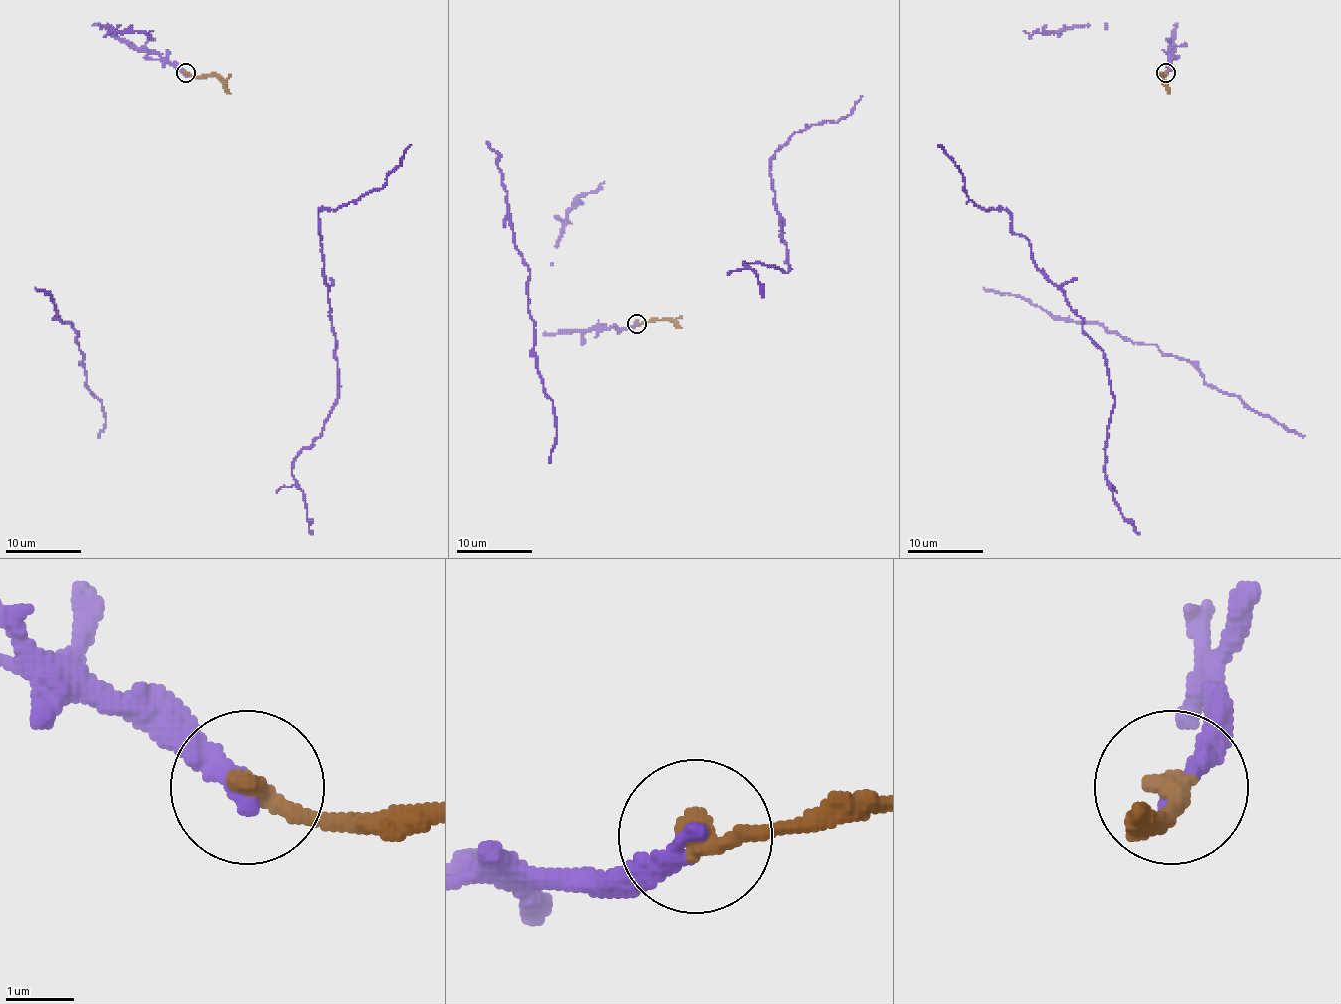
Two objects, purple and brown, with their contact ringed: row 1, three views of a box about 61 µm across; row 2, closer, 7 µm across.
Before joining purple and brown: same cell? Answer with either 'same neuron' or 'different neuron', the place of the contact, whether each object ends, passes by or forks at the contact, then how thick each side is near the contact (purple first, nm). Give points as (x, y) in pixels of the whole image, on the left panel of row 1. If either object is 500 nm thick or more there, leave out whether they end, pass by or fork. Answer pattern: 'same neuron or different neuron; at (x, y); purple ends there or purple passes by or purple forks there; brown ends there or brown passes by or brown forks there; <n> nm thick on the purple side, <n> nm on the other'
same neuron; at (185, 73); purple ends there; brown ends there; 320 nm thick on the purple side, 360 nm on the other

